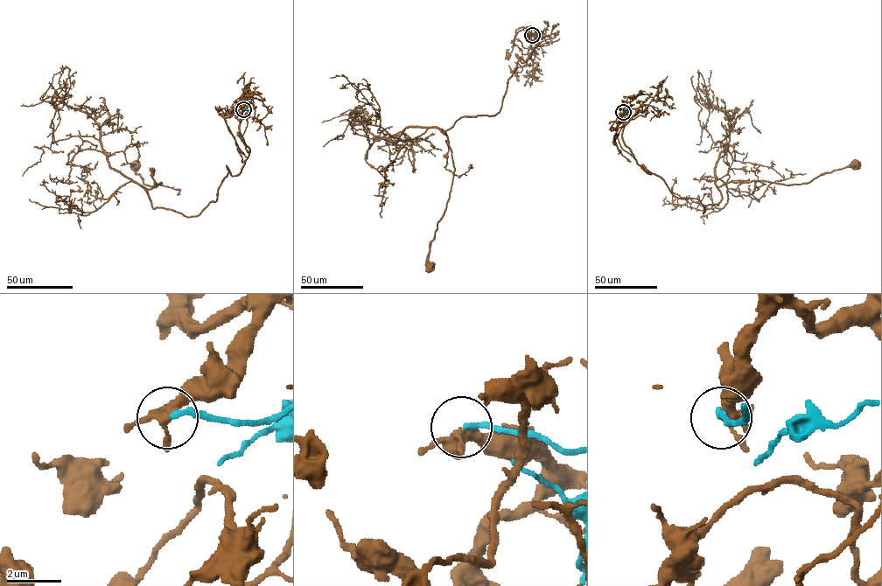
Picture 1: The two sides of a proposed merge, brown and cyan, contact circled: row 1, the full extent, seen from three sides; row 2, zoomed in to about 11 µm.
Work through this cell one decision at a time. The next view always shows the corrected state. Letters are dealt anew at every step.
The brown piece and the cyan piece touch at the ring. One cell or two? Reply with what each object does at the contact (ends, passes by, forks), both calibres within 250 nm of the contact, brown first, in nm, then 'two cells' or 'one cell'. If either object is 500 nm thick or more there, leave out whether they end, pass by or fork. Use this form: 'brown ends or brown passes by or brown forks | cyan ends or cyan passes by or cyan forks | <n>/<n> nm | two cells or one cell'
brown forks | cyan ends | 280/200 nm | one cell

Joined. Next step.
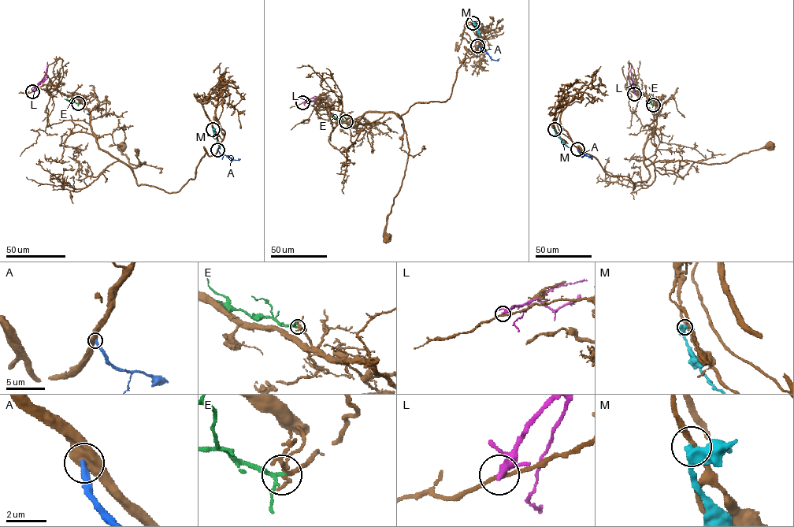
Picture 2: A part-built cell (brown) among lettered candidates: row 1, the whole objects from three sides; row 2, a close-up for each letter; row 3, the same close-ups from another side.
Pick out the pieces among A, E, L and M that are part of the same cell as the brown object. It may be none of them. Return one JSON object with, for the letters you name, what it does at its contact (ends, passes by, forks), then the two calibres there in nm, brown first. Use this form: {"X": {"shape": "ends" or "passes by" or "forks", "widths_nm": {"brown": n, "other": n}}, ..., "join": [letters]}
{"E": {"shape": "passes by", "widths_nm": {"brown": 190, "other": 170}}, "join": ["E"]}

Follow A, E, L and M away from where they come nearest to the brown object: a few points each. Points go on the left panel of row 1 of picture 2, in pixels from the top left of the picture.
A: (217, 150), (233, 160), (240, 158)
E: (79, 104), (64, 99)
L: (32, 91), (43, 80), (47, 62)
M: (213, 129), (220, 149)

